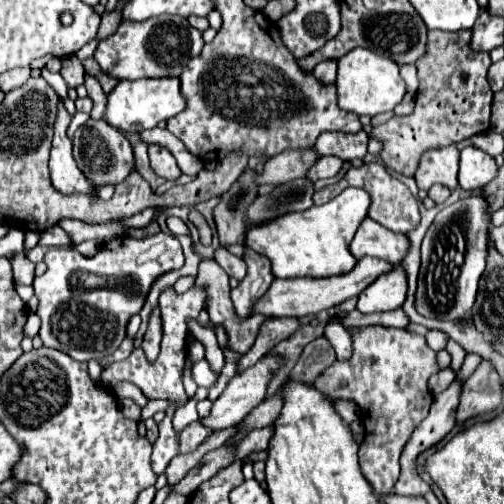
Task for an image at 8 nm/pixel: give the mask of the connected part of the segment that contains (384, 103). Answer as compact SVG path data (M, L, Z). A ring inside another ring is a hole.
M355 48L339 58L339 74L337 74L337 92L339 92L339 108L347 112L357 112L375 116L381 112L393 110L405 96L405 82L399 74L399 64L395 64L387 56L379 56L367 48Z

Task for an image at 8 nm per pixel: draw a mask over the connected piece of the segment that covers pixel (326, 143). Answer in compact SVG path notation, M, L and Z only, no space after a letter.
M323 132L319 140L315 142L315 152L319 156L333 154L345 162L355 160L355 158L365 158L367 154L367 132L355 132L355 134L345 134L345 132Z

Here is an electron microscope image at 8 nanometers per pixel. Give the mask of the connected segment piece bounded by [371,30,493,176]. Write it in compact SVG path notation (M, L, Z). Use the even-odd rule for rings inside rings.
M430 30L427 36L426 52L417 60L419 90L415 110L407 116L393 116L371 132L371 136L381 138L385 144L381 152L383 162L403 176L413 176L423 152L483 134L491 126L493 92L487 80L491 66L489 52L473 52L469 48L471 30ZM463 74L467 76L465 82L461 80Z

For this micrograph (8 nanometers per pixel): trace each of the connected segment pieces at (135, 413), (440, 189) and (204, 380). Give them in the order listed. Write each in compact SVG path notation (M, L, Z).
M122 399L120 403L122 403L121 412L126 418L137 423L141 421L141 408L137 404L134 404L135 402L129 399Z
M435 184L435 186L429 190L429 198L433 198L437 204L445 202L445 200L449 198L449 194L451 194L451 190L449 190L447 186L441 186L441 184Z
M205 360L197 362L197 364L193 366L191 374L193 374L193 380L197 382L197 386L203 386L203 388L211 388L213 382L217 380L217 374L209 368L209 364L207 364Z

